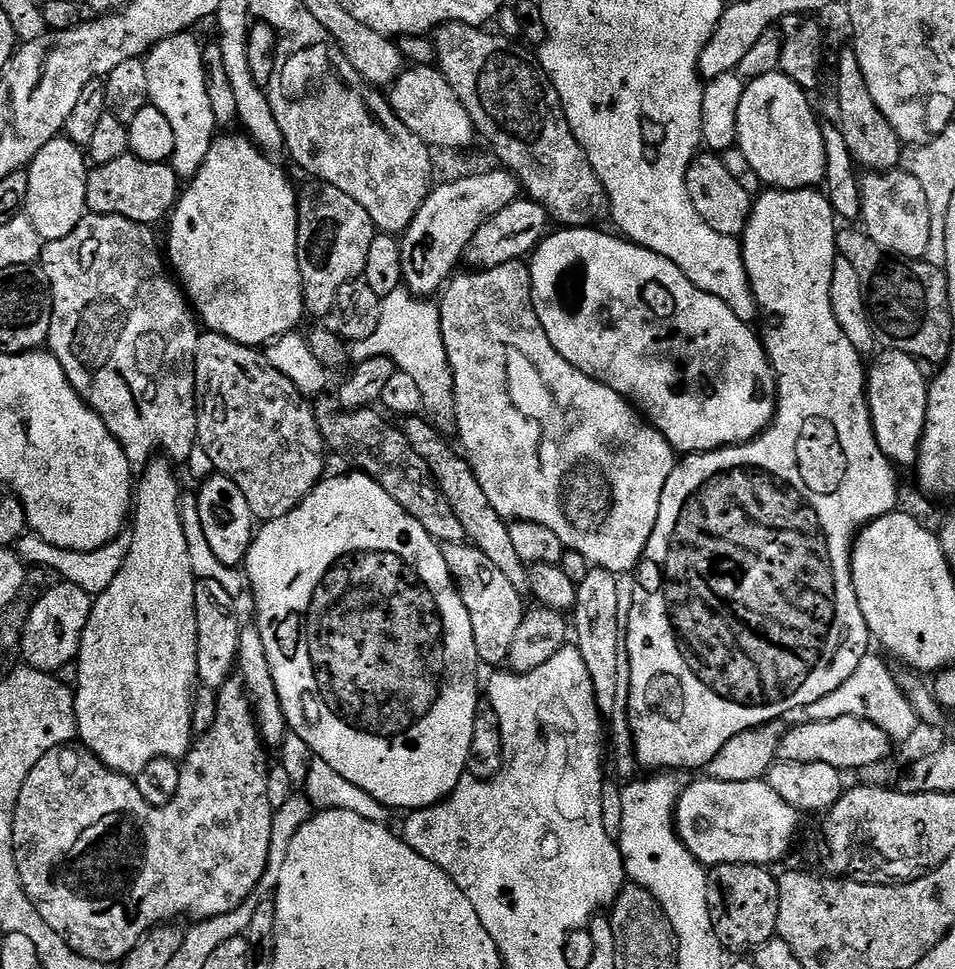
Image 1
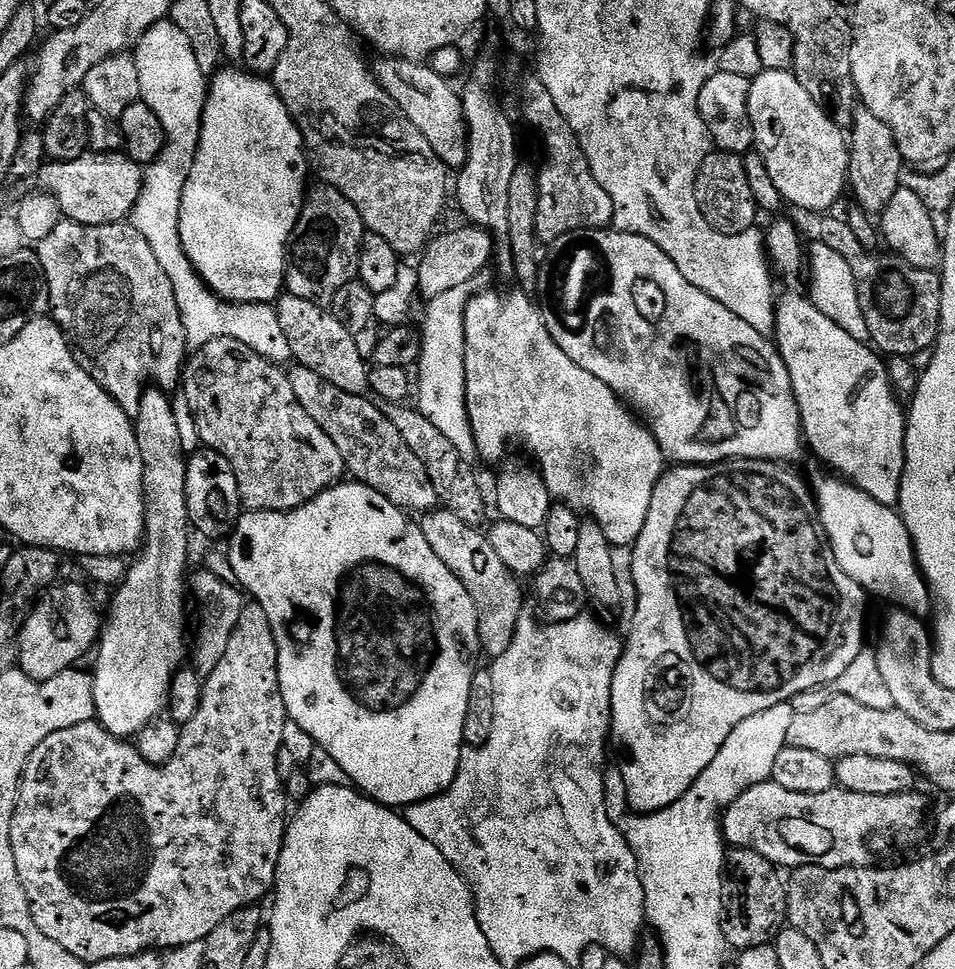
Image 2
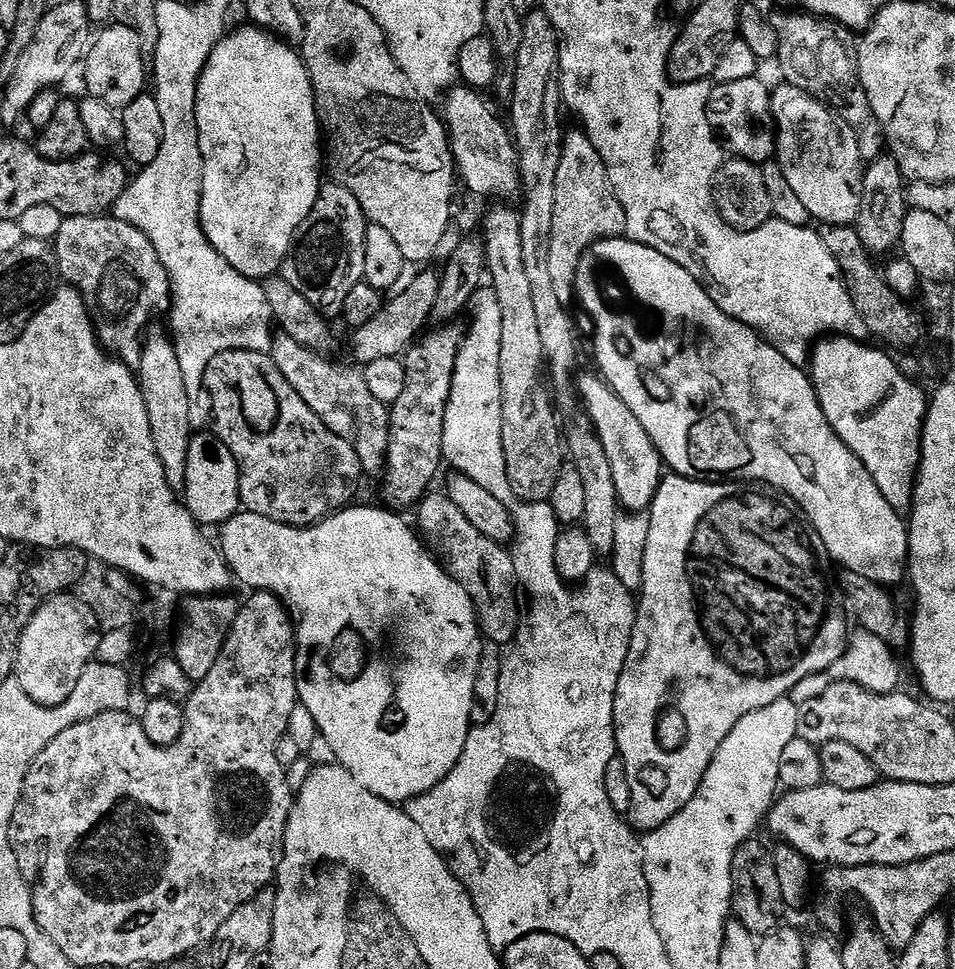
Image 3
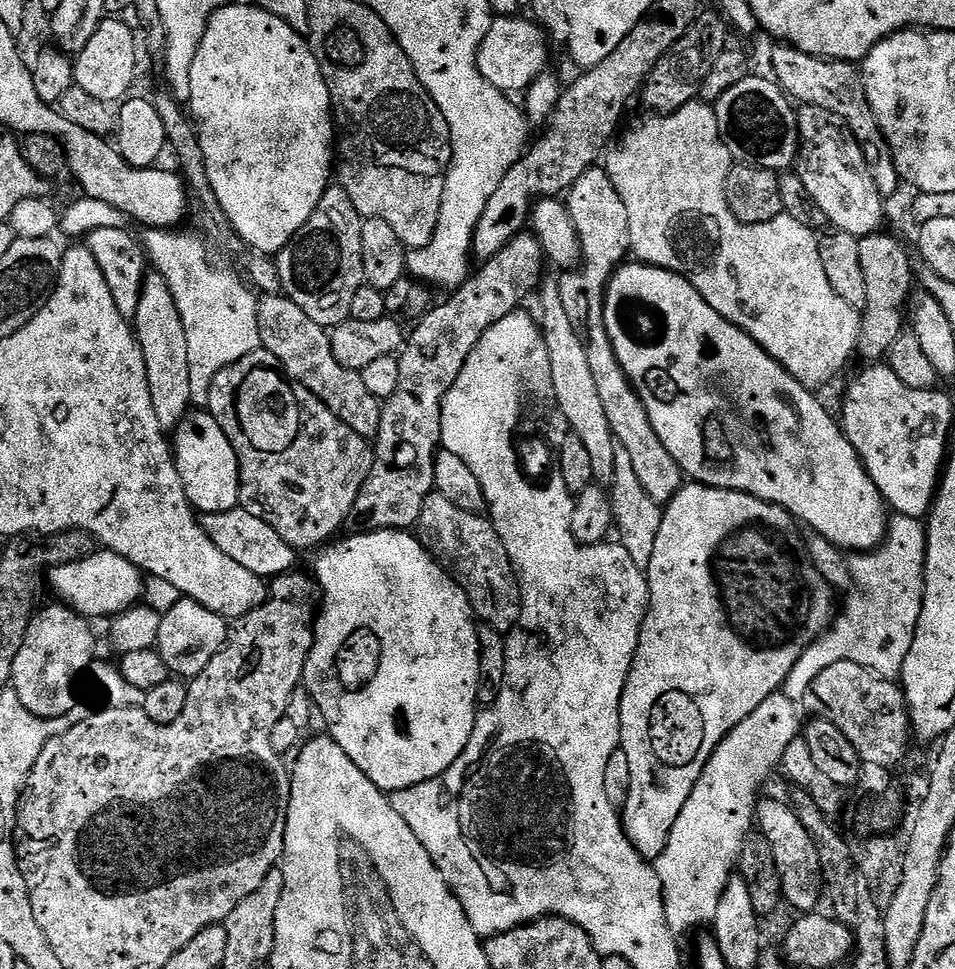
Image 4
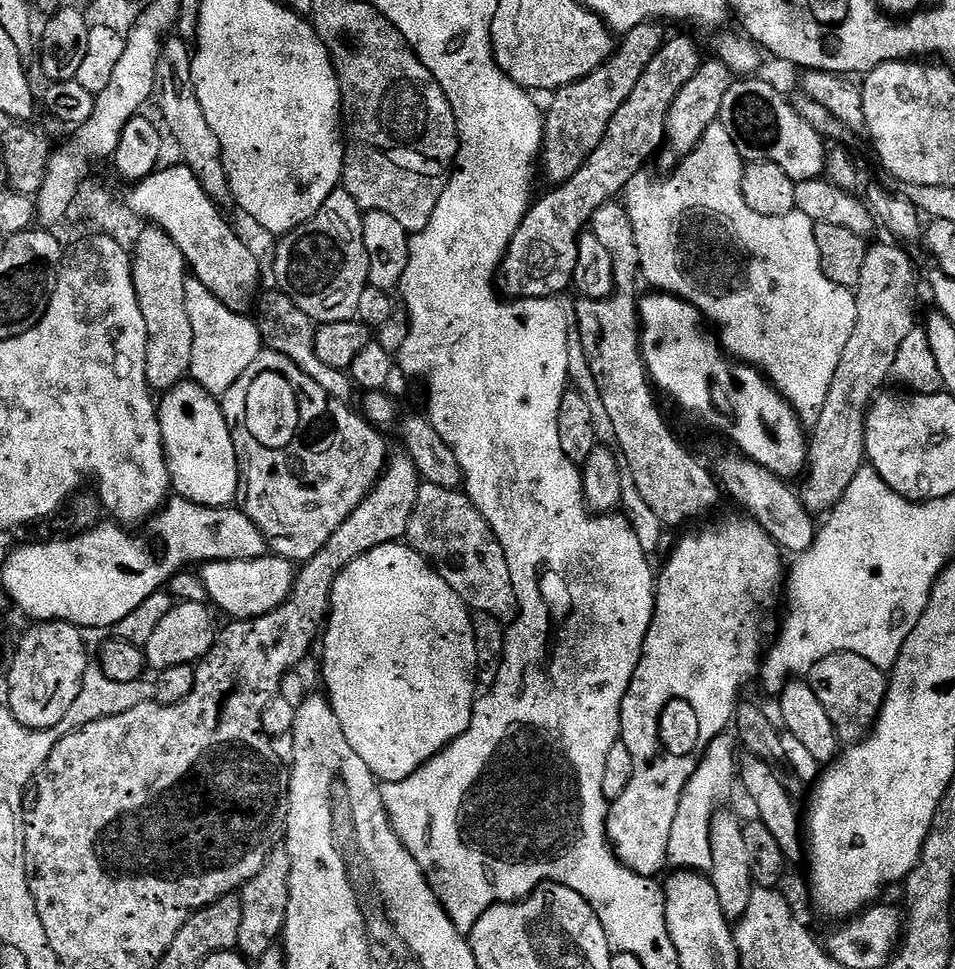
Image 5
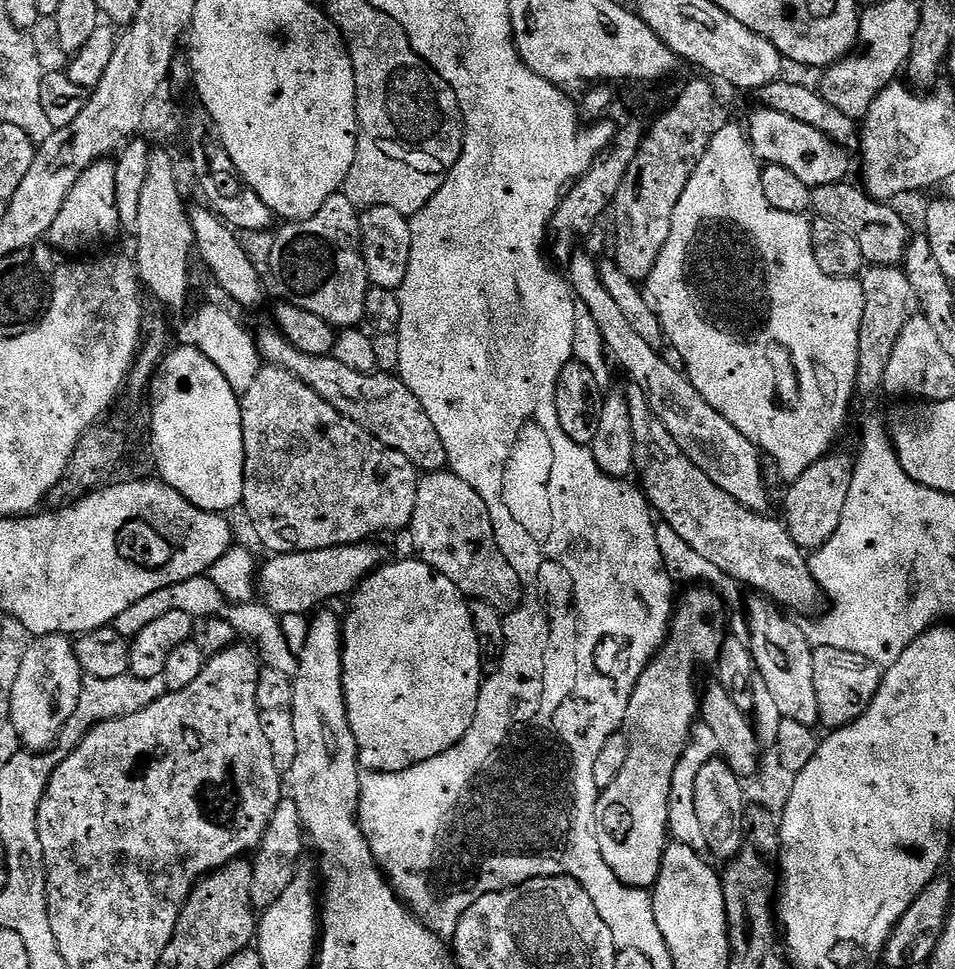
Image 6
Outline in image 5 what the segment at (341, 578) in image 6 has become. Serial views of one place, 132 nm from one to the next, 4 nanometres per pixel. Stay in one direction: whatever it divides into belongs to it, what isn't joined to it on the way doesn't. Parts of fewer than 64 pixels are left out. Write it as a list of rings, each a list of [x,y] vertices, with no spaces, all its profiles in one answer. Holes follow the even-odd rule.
[[[265,554],[253,560],[213,560],[205,563],[198,575],[205,586],[207,599],[217,609],[220,607],[232,620],[253,620],[281,608],[290,599],[298,568],[293,561]]]

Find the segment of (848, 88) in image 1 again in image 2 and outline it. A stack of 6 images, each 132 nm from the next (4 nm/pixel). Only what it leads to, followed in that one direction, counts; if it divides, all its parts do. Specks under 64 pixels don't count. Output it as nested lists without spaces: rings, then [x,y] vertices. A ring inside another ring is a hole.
[[[861,107],[850,126],[848,183],[850,192],[856,195],[855,203],[869,214],[882,214],[902,187],[905,171],[906,161],[890,126],[868,108]]]

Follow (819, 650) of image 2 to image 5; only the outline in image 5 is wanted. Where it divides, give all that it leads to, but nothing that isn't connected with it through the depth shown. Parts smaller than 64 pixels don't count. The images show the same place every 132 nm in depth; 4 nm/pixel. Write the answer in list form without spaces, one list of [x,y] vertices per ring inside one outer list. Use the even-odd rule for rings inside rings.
[[[743,515],[728,520],[725,524],[716,524],[705,532],[696,532],[688,536],[672,552],[672,557],[664,564],[664,569],[659,569],[656,582],[656,609],[650,622],[650,630],[646,634],[646,642],[642,646],[642,654],[638,666],[634,670],[634,678],[626,690],[626,698],[622,702],[622,714],[620,715],[620,730],[622,741],[633,758],[633,777],[629,785],[622,792],[622,796],[611,801],[608,810],[608,842],[616,857],[623,862],[634,874],[649,878],[659,877],[659,872],[668,864],[668,843],[670,842],[670,826],[674,826],[674,814],[678,814],[678,802],[682,798],[682,790],[686,782],[694,774],[702,753],[708,749],[714,738],[725,735],[724,728],[733,723],[736,715],[736,705],[741,703],[740,691],[751,680],[755,681],[760,675],[760,665],[766,655],[766,640],[764,635],[772,628],[772,619],[776,616],[776,607],[781,604],[782,597],[786,592],[786,560],[782,555],[780,545],[762,530],[762,526],[751,518]]]

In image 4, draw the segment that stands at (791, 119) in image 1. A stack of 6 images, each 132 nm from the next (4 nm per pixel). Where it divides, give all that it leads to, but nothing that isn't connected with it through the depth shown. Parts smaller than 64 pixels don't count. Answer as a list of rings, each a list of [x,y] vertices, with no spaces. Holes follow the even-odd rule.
[[[805,104],[797,111],[796,125],[800,131],[800,155],[796,157],[794,171],[802,178],[802,186],[806,186],[810,198],[818,202],[818,210],[822,210],[825,221],[857,238],[881,231],[885,227],[886,200],[878,186],[874,186],[870,170],[866,170],[866,158],[854,134],[850,134],[830,110],[813,104]]]

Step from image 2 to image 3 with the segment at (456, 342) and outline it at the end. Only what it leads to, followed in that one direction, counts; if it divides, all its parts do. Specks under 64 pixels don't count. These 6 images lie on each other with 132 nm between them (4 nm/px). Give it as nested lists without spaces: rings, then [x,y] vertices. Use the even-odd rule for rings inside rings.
[[[494,300],[482,307],[466,336],[461,343],[458,358],[456,359],[456,373],[450,386],[450,398],[446,406],[444,433],[442,446],[444,447],[444,460],[452,463],[455,471],[461,472],[466,478],[474,478],[478,486],[483,486],[489,494],[494,494],[498,502],[511,505],[514,497],[510,478],[506,478],[506,458],[502,454],[502,378],[500,377],[499,355],[502,342],[502,310]]]

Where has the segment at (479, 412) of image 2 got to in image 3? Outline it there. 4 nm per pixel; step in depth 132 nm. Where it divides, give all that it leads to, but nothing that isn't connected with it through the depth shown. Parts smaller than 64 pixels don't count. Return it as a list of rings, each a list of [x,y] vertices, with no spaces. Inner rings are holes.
[[[599,375],[584,376],[580,380],[580,400],[588,411],[587,423],[606,450],[610,460],[610,474],[614,476],[614,486],[618,492],[621,509],[629,513],[643,513],[651,509],[652,500],[662,479],[662,461],[650,434],[642,430],[642,422],[630,414],[630,406],[614,394],[614,390]]]

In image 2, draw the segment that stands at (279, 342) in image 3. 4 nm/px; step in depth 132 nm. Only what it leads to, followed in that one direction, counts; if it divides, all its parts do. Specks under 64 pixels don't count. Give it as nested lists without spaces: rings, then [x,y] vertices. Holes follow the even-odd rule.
[[[294,368],[288,372],[288,381],[302,402],[302,410],[306,410],[306,414],[334,438],[334,446],[338,446],[342,454],[347,475],[355,483],[370,486],[370,490],[382,494],[382,498],[408,514],[427,514],[440,504],[434,482],[430,482],[430,474],[426,474],[426,466],[422,466],[421,459],[410,450],[394,422],[390,422],[369,397],[348,394],[310,369]]]

